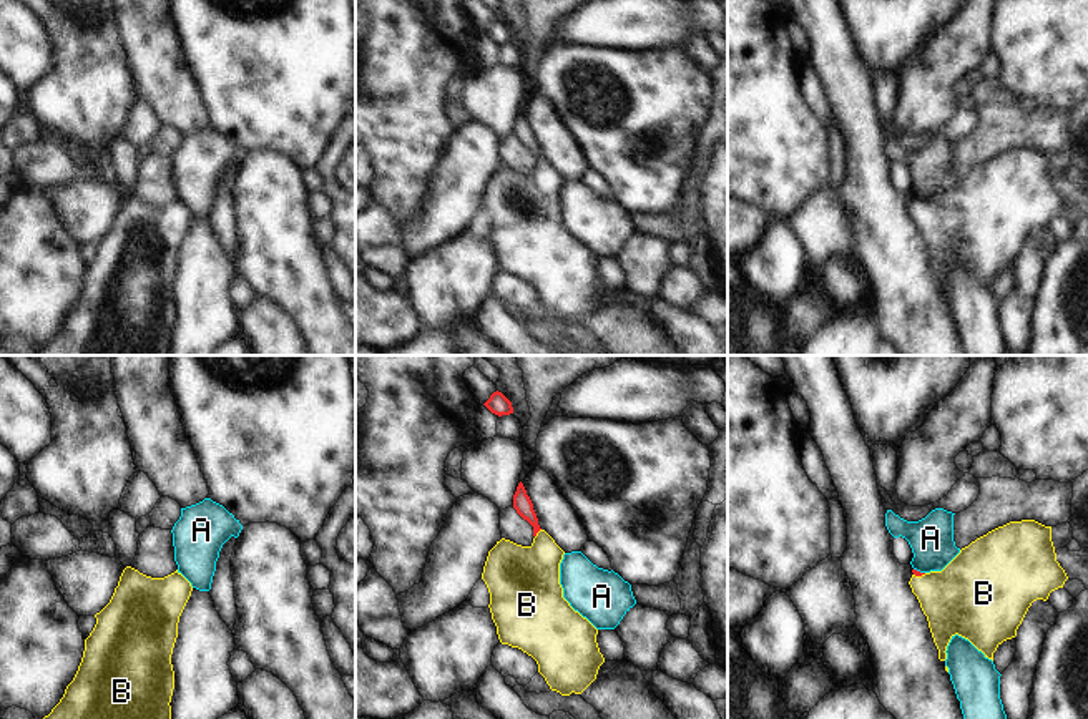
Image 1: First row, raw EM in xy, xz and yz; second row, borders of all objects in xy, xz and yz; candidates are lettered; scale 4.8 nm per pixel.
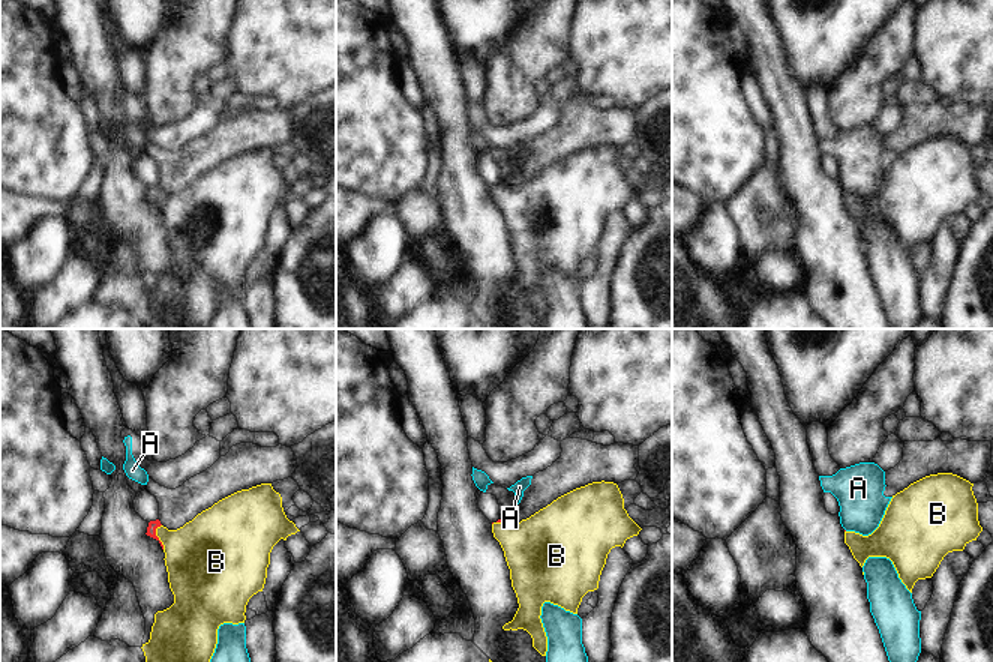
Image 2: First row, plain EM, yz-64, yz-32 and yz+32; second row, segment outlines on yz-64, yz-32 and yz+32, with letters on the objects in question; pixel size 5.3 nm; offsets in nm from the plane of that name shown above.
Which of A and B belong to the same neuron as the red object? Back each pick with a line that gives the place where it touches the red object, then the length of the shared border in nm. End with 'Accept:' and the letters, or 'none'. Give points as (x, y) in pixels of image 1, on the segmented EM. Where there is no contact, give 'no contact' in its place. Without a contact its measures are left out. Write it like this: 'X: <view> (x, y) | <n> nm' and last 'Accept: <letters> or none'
B: xz (537, 532) | 50 nm
Accept: B

